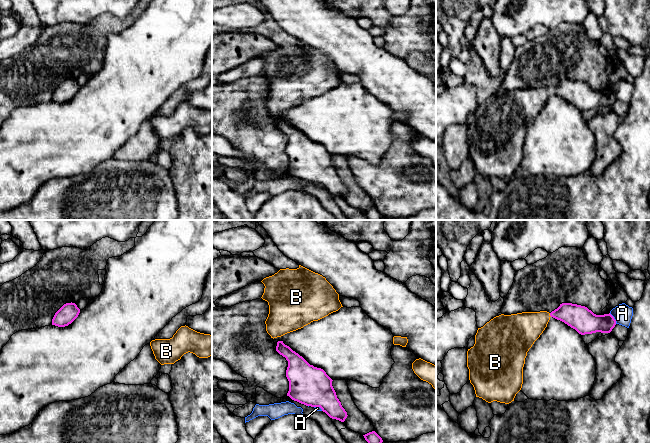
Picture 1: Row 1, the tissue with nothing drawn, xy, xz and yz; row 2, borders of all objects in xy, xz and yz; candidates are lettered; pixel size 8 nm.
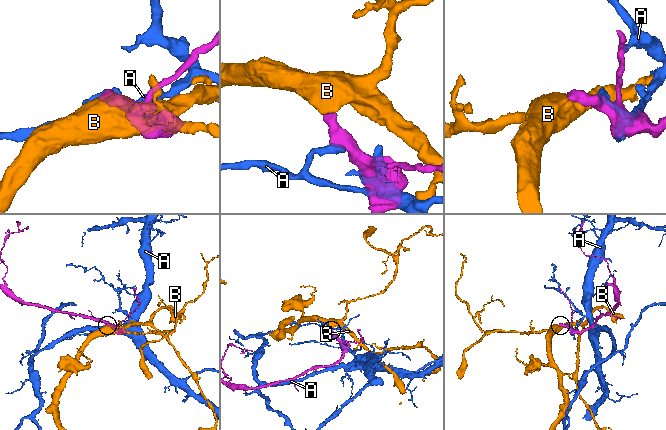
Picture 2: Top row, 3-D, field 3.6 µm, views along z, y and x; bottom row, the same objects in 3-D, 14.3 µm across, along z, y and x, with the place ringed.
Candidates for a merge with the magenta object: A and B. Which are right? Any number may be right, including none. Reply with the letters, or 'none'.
B

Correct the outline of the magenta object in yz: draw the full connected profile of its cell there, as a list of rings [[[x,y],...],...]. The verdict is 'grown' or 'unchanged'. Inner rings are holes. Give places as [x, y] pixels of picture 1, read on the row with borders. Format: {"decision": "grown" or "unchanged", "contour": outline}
{"decision": "grown", "contour": [[[562,303],[552,311],[522,312],[511,315],[501,314],[478,328],[475,344],[467,351],[467,367],[469,380],[473,385],[476,397],[488,403],[497,401],[509,404],[523,384],[523,367],[527,352],[543,333],[550,318],[560,320],[575,329],[579,334],[596,332],[610,333],[616,325],[616,320],[609,314],[596,315],[585,306]]]}

